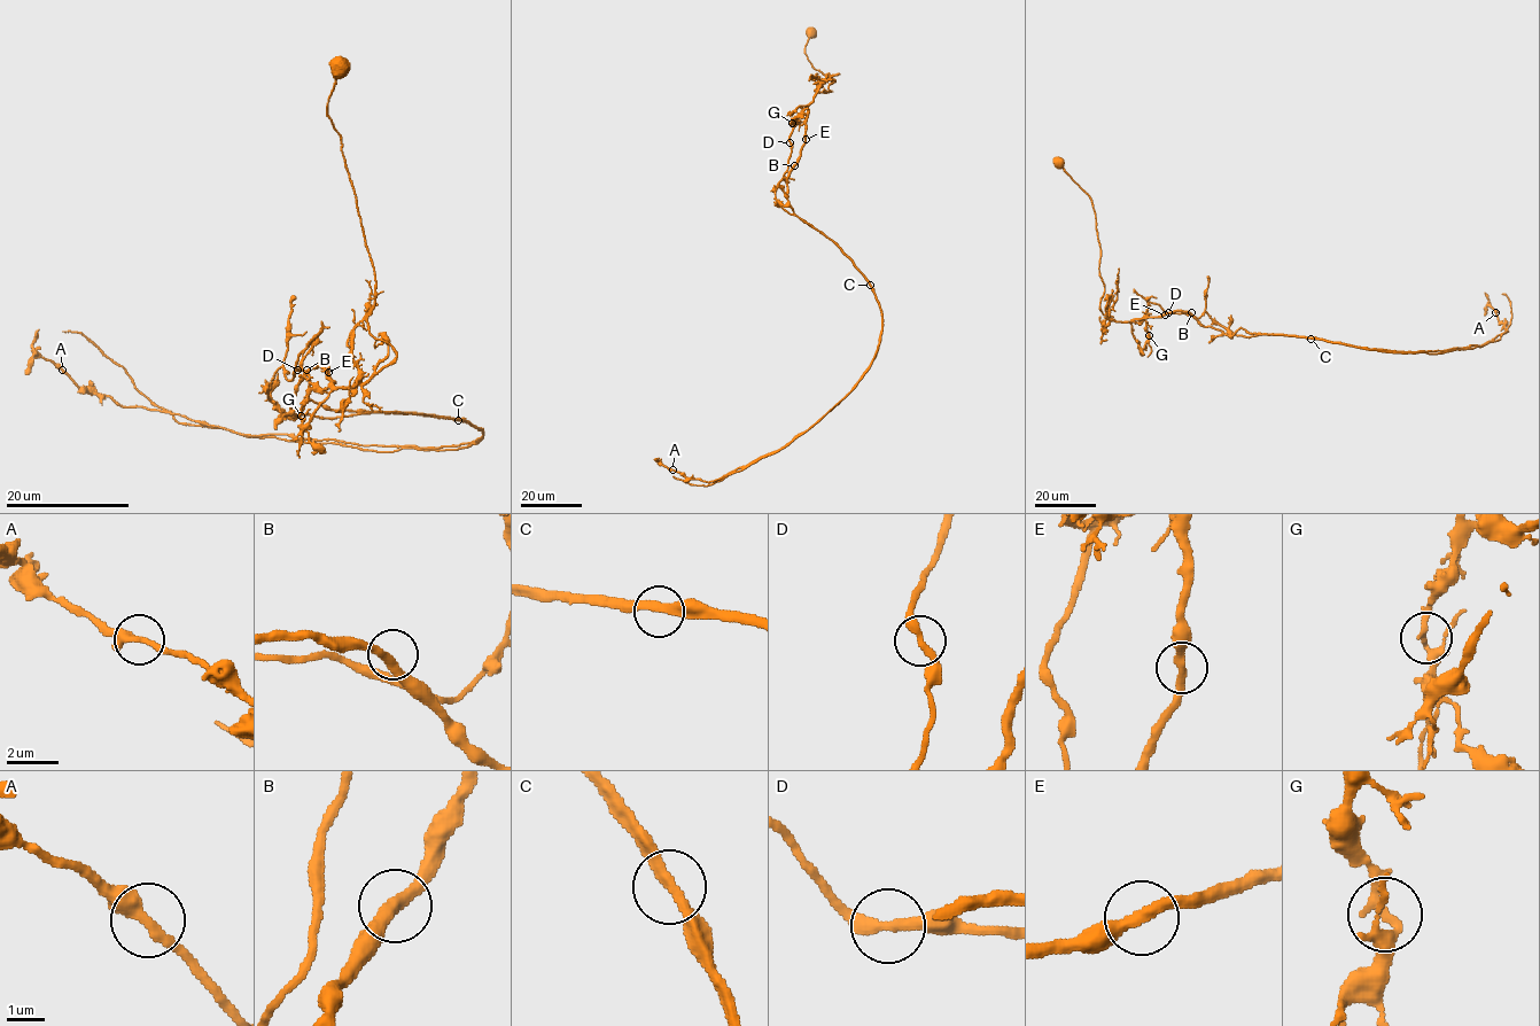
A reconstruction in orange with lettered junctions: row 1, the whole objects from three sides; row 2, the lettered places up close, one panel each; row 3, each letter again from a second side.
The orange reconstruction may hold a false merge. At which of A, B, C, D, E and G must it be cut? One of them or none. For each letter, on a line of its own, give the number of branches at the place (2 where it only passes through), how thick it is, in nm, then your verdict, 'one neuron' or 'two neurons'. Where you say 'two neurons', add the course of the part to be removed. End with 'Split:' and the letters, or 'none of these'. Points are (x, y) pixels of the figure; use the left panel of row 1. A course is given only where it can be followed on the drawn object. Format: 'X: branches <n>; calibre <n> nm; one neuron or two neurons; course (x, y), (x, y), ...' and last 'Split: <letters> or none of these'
A: branches 2; calibre 320 nm; one neuron
B: branches 2; calibre 340 nm; one neuron
C: branches 2; calibre 320 nm; two neurons; course (459, 420), (483, 435), (456, 449), (394, 451), (180, 424), (90, 340), (62, 331)
D: branches 2; calibre 320 nm; one neuron
E: branches 2; calibre 340 nm; one neuron
G: branches 2; calibre 260 nm; one neuron
Split: C

